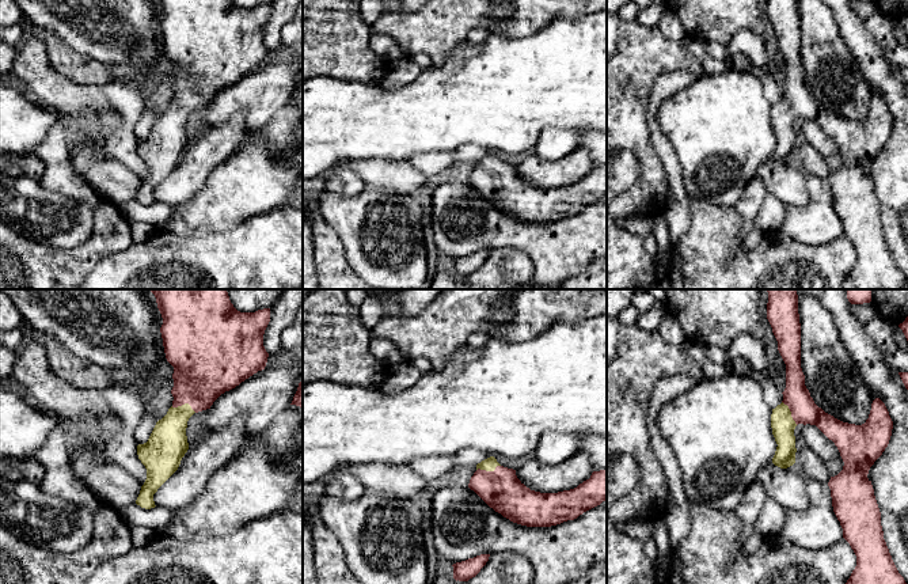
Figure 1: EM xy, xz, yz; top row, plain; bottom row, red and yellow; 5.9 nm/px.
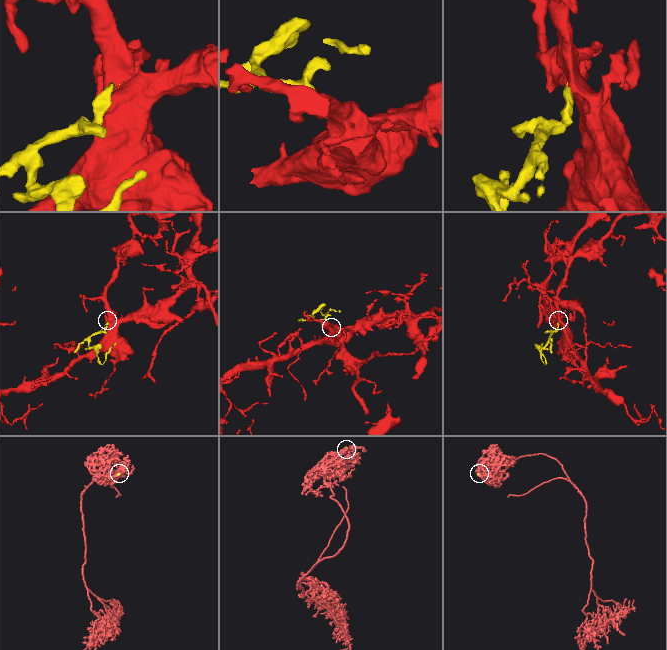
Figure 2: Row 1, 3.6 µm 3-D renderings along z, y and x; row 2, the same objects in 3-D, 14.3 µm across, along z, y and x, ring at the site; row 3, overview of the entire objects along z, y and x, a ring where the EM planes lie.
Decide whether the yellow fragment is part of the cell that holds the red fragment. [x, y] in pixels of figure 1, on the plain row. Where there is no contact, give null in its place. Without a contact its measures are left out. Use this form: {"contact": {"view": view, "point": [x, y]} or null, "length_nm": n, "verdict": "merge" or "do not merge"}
{"contact": {"view": "xy", "point": [183, 99]}, "length_nm": 160, "verdict": "merge"}

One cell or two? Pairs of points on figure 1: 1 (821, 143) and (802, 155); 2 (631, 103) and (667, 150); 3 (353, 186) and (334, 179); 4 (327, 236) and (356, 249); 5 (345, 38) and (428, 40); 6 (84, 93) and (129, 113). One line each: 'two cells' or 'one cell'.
1: two cells
2: two cells
3: one cell
4: two cells
5: two cells
6: two cells

